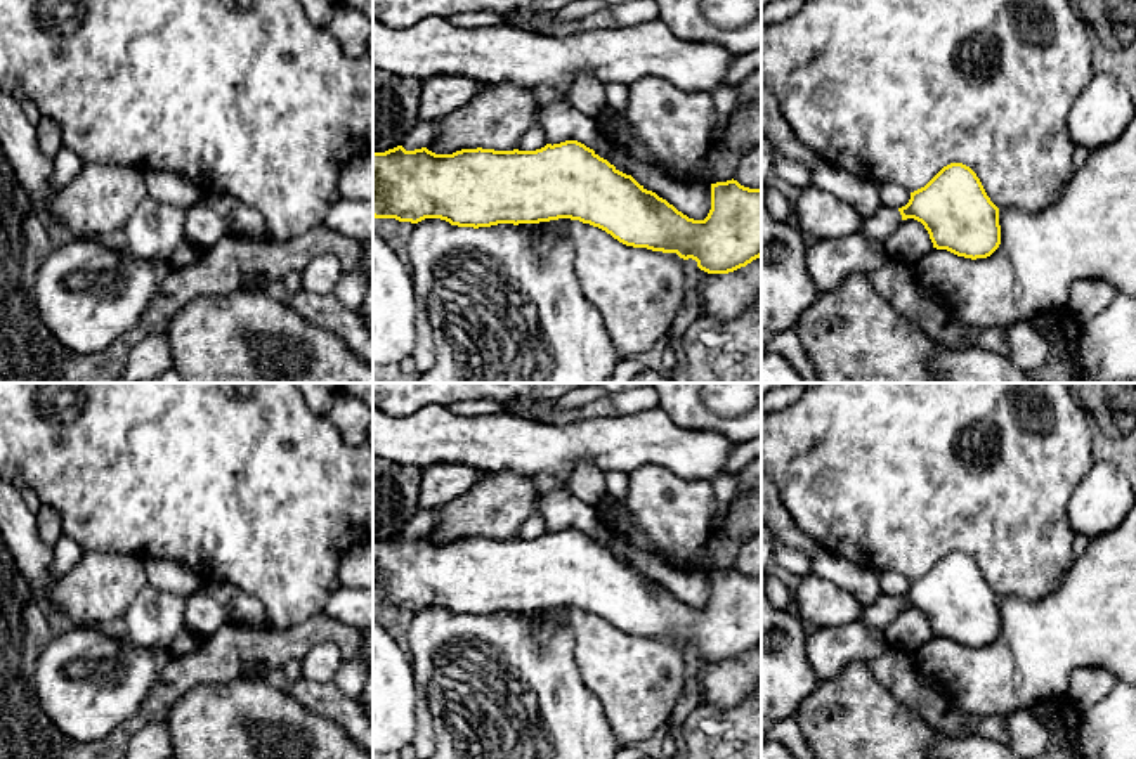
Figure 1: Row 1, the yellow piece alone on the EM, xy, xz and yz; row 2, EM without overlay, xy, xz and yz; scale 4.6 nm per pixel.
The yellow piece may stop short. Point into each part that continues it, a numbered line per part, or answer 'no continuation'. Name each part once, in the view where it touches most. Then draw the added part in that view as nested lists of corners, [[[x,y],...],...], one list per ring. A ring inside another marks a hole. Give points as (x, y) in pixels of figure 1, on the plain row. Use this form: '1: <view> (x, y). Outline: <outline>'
1: yz (880, 616). Outline: [[[881,596],[874,607],[864,608],[859,620],[867,627],[886,631],[900,610],[902,603],[898,596]]]

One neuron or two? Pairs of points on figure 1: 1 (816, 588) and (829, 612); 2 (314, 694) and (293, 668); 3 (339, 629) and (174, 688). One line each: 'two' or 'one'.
1: one
2: two
3: one

